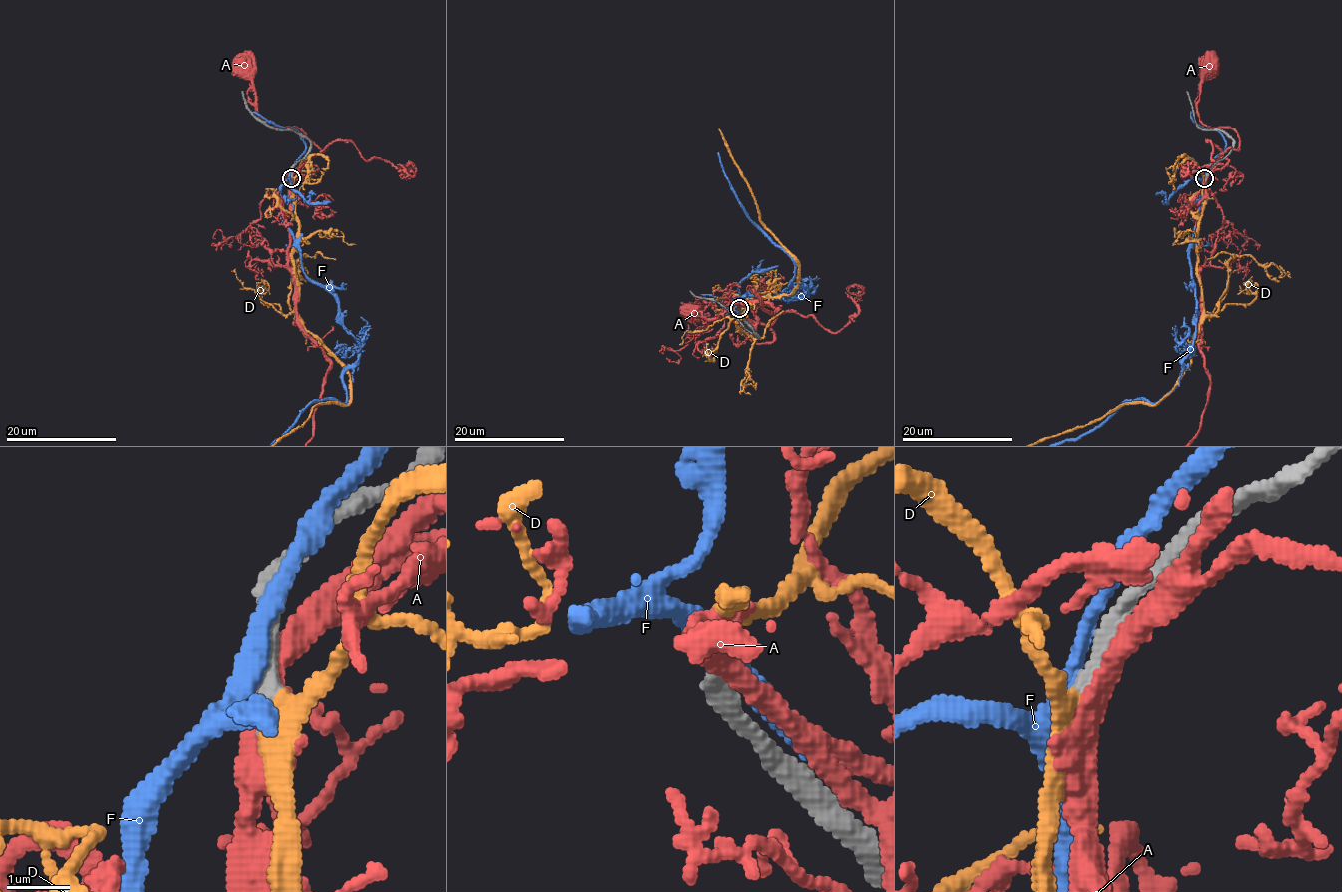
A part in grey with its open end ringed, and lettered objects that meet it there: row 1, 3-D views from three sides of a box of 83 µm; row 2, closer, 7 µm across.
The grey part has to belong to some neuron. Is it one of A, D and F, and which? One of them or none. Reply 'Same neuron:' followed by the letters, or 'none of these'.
Same neuron: D

